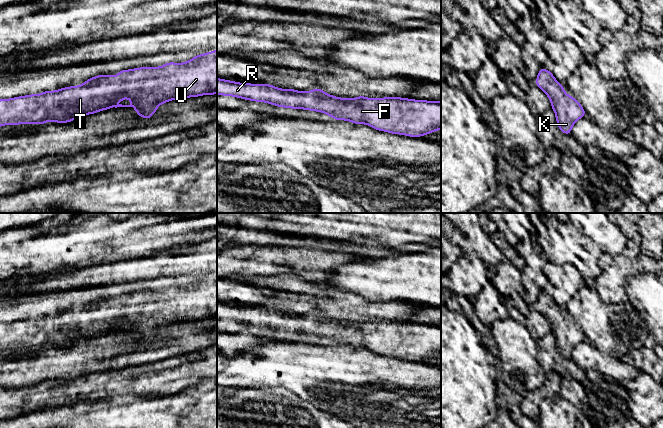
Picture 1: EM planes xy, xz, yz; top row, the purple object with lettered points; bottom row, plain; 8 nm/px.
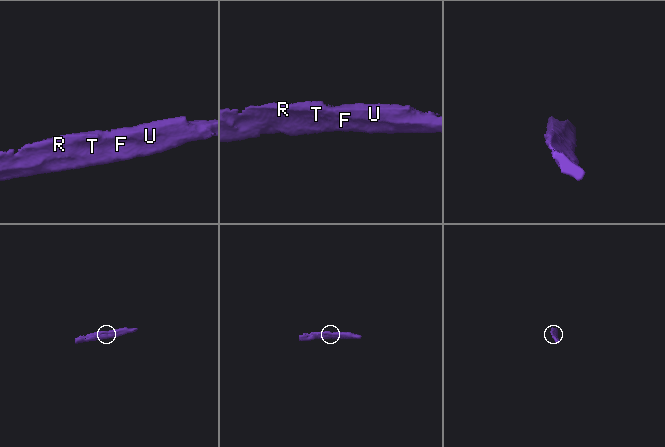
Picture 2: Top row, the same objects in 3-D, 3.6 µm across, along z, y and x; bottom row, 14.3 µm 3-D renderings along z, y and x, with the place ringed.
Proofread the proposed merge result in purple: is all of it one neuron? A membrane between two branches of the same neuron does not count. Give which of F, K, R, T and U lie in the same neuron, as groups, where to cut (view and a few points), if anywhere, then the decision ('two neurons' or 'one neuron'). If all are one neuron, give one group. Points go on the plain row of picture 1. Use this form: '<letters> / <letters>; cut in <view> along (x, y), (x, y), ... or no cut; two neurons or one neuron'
F K R T U; no cut; one neuron

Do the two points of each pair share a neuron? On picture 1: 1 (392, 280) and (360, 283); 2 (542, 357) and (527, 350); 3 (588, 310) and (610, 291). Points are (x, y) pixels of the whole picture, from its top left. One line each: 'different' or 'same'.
1: same
2: different
3: different

